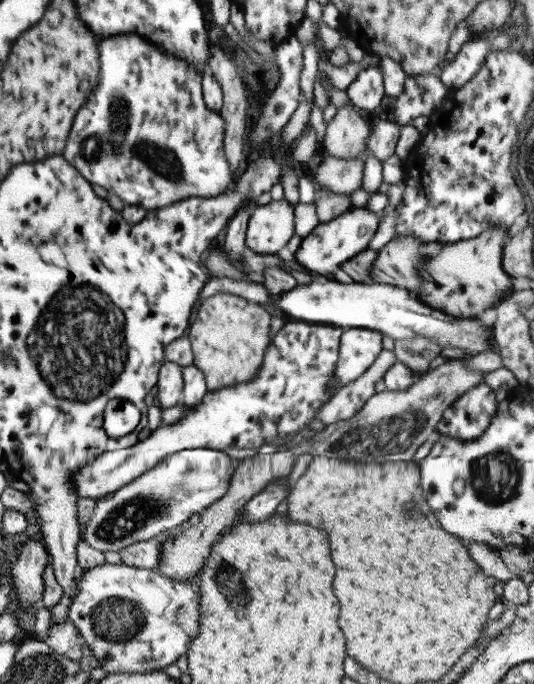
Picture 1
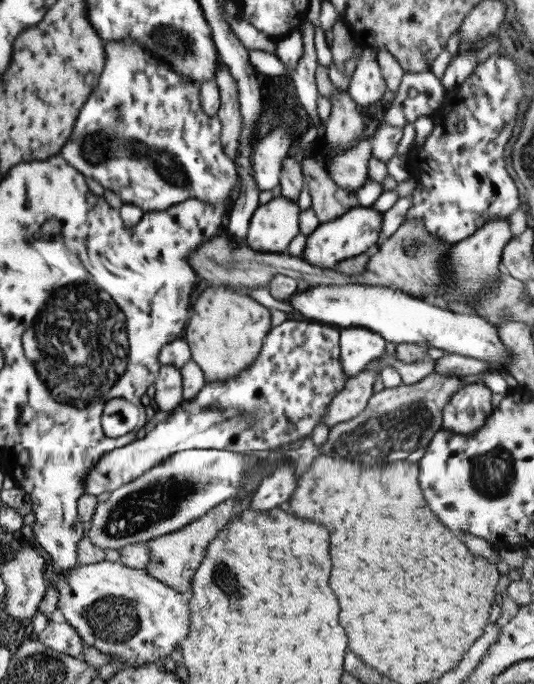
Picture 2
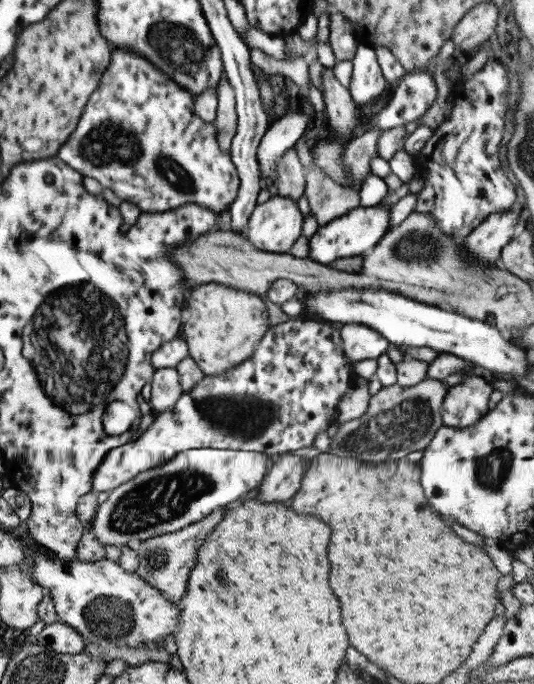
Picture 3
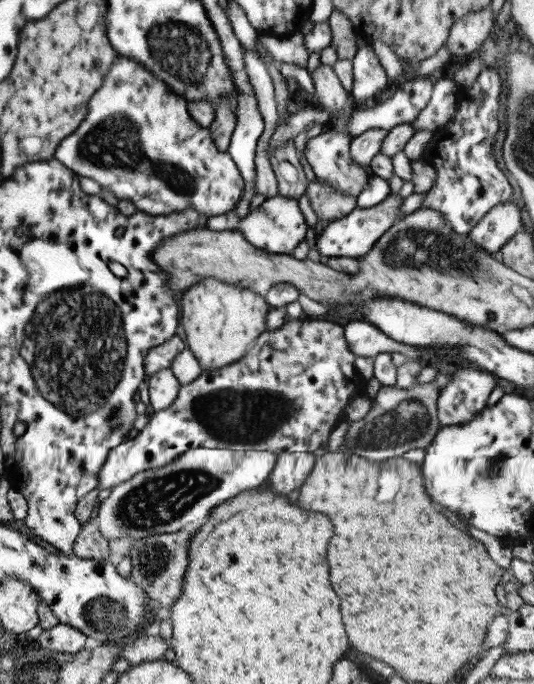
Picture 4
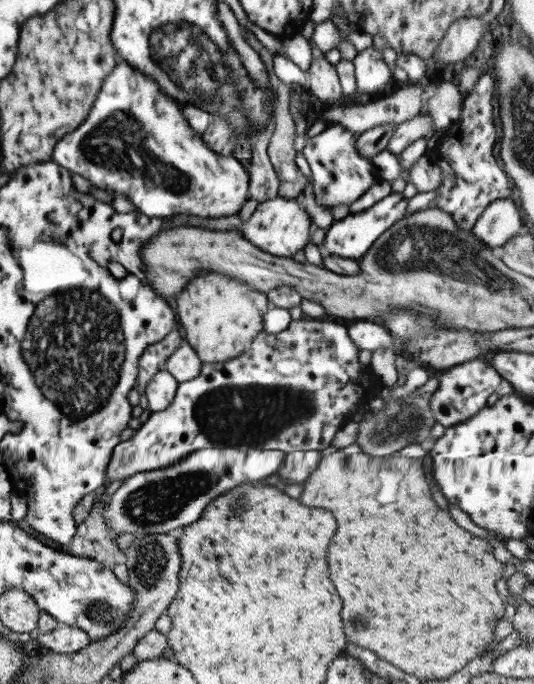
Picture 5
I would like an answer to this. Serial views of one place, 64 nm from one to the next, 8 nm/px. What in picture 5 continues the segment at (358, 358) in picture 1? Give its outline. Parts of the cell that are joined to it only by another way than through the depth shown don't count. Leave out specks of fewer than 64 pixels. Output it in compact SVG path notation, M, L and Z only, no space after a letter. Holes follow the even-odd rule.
M353 321L347 325L346 330L347 336L351 338L358 352L361 350L373 352L379 348L391 348L393 352L401 353L397 340L376 321Z

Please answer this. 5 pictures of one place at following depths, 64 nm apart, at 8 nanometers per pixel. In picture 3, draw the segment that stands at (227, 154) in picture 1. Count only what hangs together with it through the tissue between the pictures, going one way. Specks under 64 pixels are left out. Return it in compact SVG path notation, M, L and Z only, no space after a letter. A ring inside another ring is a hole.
M224 74L217 81L215 90L218 101L216 116L213 120L216 127L215 139L217 139L217 144L221 152L228 154L230 152L231 138L233 138L236 132L237 116L234 106L233 90Z

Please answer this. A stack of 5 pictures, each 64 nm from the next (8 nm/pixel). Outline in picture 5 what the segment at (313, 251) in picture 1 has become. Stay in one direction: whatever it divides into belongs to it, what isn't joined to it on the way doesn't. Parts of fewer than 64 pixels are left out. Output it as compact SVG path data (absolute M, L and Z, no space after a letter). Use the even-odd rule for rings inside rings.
M390 192L385 198L381 198L379 202L375 202L373 206L359 211L349 213L341 220L333 221L332 224L326 228L325 237L323 238L323 248L325 252L331 256L337 256L348 259L360 259L369 247L381 236L387 228L402 220L405 214L405 207L407 199L401 193Z

